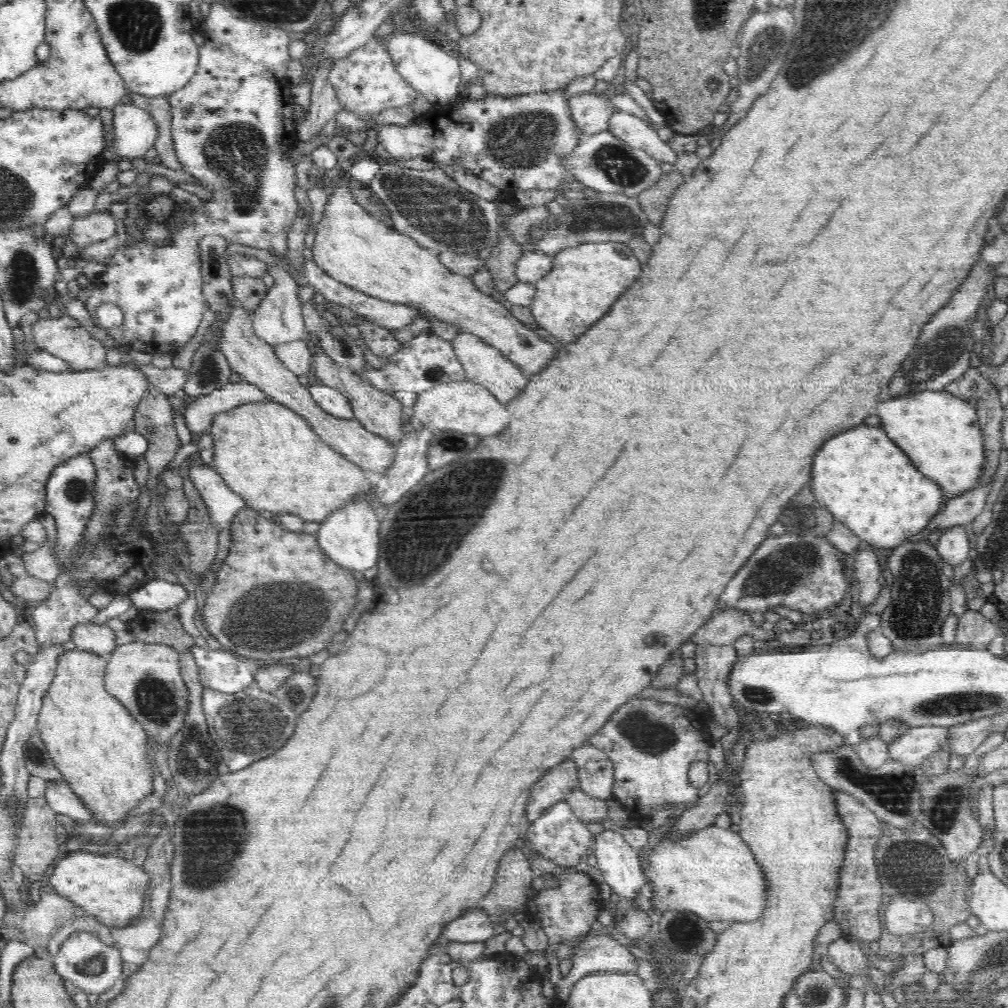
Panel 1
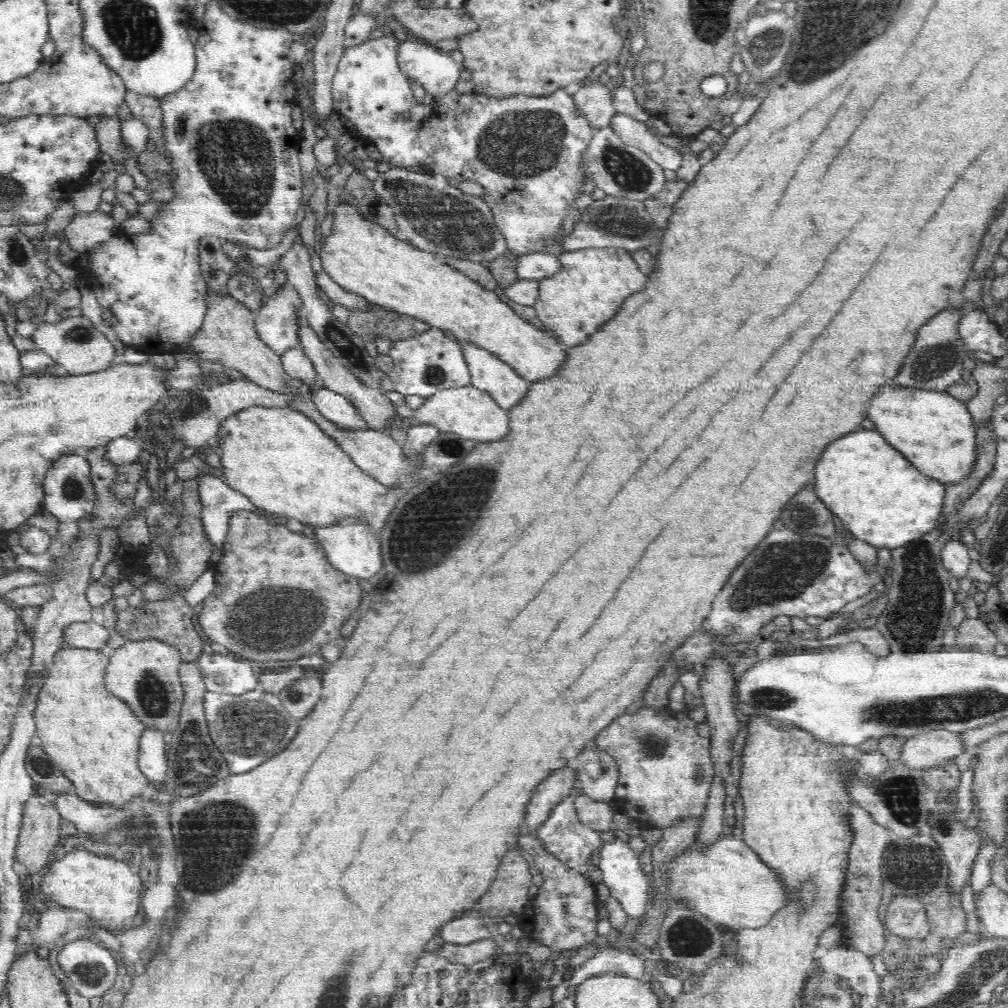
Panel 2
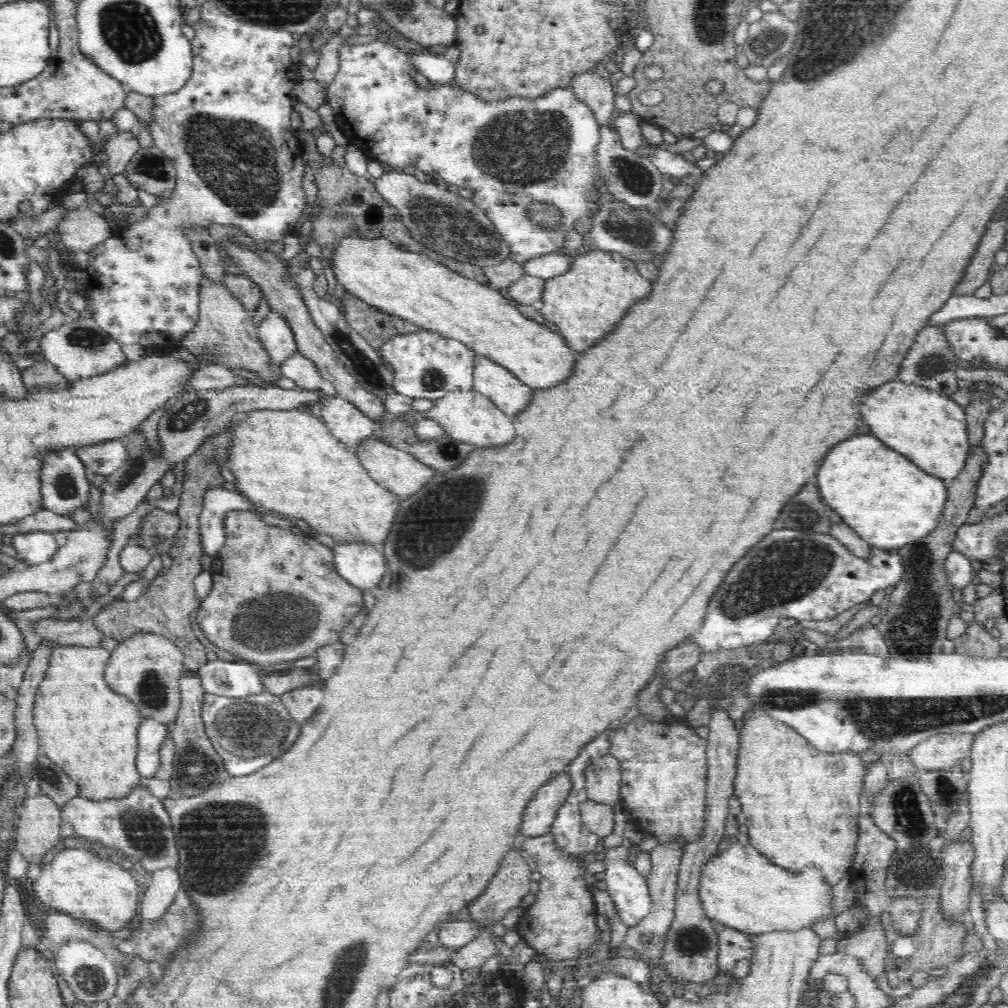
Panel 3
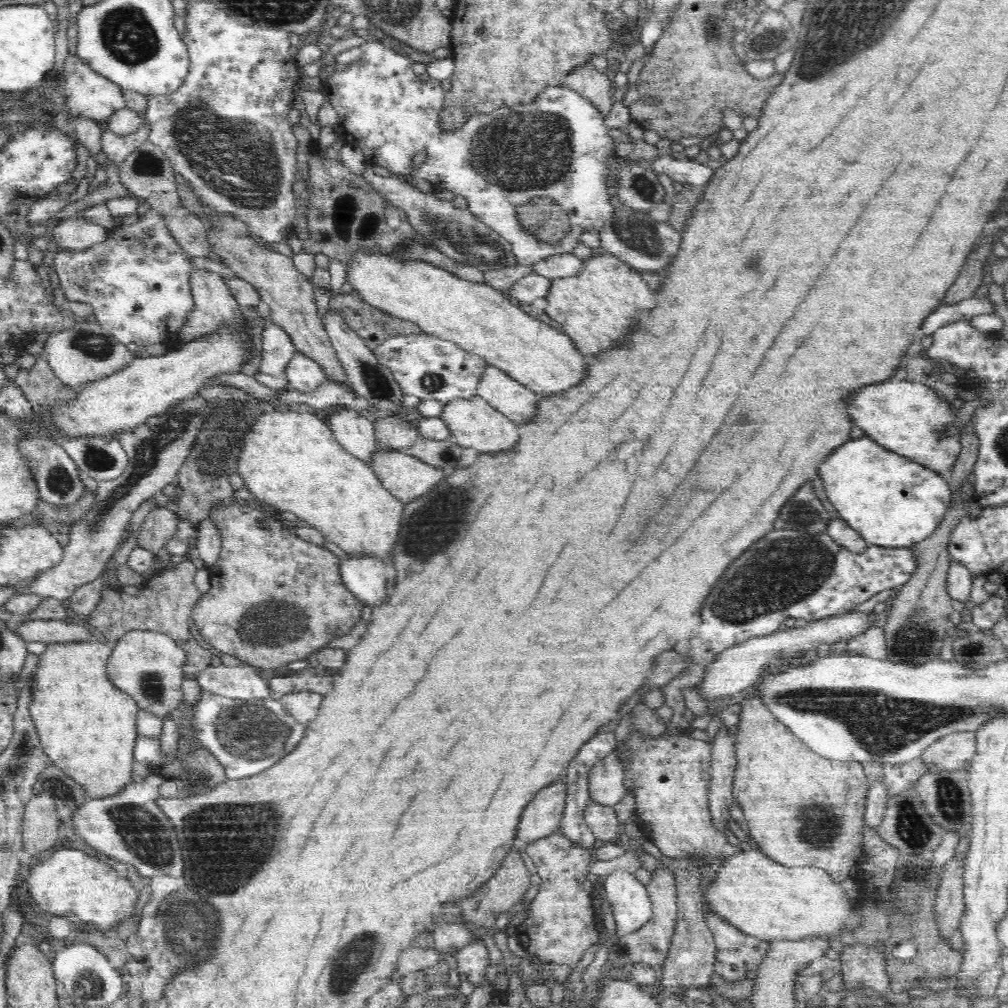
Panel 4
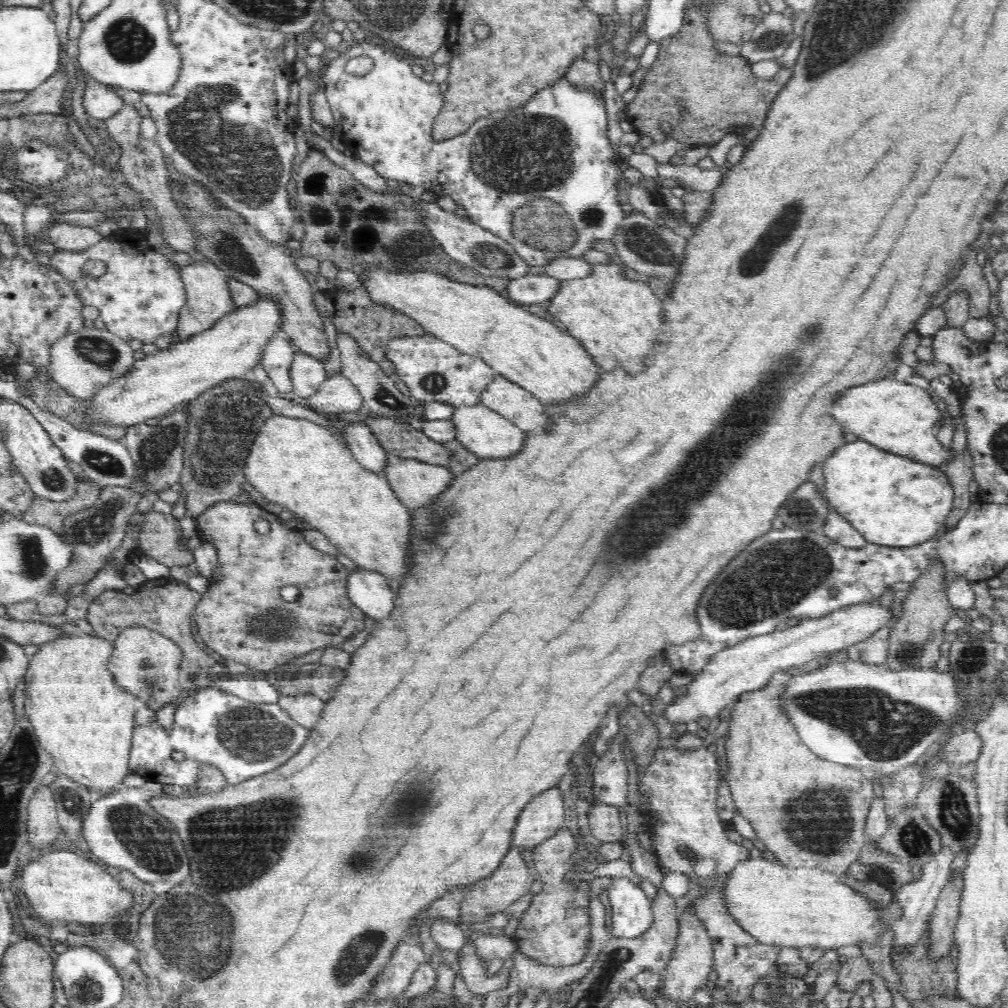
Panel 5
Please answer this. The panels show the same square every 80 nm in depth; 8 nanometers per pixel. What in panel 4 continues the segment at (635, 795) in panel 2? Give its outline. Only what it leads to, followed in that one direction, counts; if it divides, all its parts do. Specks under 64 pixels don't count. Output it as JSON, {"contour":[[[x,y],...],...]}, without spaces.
{"contour":[[[638,734],[630,736],[630,752],[632,752],[632,760],[630,764],[626,760],[624,762],[624,772],[626,778],[624,787],[628,790],[634,790],[636,794],[636,816],[642,822],[642,830],[646,836],[650,836],[653,846],[671,859],[696,859],[698,863],[709,865],[714,860],[720,860],[724,864],[728,857],[735,856],[741,852],[740,846],[732,846],[727,841],[725,834],[716,829],[716,825],[712,823],[712,815],[708,808],[708,786],[710,786],[710,778],[712,778],[712,744],[710,742],[700,742],[699,739],[688,738],[684,734],[678,736],[664,736],[664,738],[648,738],[642,740]]]}

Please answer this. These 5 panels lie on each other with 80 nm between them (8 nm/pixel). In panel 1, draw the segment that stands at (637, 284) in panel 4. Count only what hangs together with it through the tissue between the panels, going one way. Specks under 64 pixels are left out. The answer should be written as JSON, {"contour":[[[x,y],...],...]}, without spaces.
{"contour":[[[587,241],[562,249],[553,255],[551,270],[535,282],[536,296],[531,304],[535,324],[562,342],[582,336],[582,332],[586,332],[590,324],[596,324],[602,312],[618,300],[618,292],[638,276],[640,264],[628,244],[621,241]]]}

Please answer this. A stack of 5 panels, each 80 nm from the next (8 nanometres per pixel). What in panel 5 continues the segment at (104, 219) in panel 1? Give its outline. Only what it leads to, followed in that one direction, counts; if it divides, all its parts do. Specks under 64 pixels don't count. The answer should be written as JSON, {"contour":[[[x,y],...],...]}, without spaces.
{"contour":[[[55,221],[45,231],[45,236],[49,236],[57,249],[67,251],[83,251],[103,239],[94,227],[80,227],[64,221]]]}

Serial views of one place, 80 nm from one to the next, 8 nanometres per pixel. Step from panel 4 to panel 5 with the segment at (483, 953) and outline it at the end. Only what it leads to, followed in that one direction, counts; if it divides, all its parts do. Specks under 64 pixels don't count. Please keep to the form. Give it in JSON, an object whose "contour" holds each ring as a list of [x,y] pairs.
{"contour":[[[476,953],[464,955],[460,959],[460,973],[473,996],[485,997],[490,991],[504,989],[508,986],[510,968],[502,966],[497,974],[489,976],[487,967],[487,964]]]}

